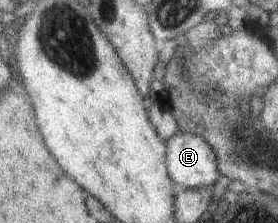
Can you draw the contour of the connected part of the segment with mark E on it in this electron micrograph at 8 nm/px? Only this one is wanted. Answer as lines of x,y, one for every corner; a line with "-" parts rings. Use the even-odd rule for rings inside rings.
179,131
165,143
166,167
174,183
186,189
214,186
220,173
216,154
204,138

